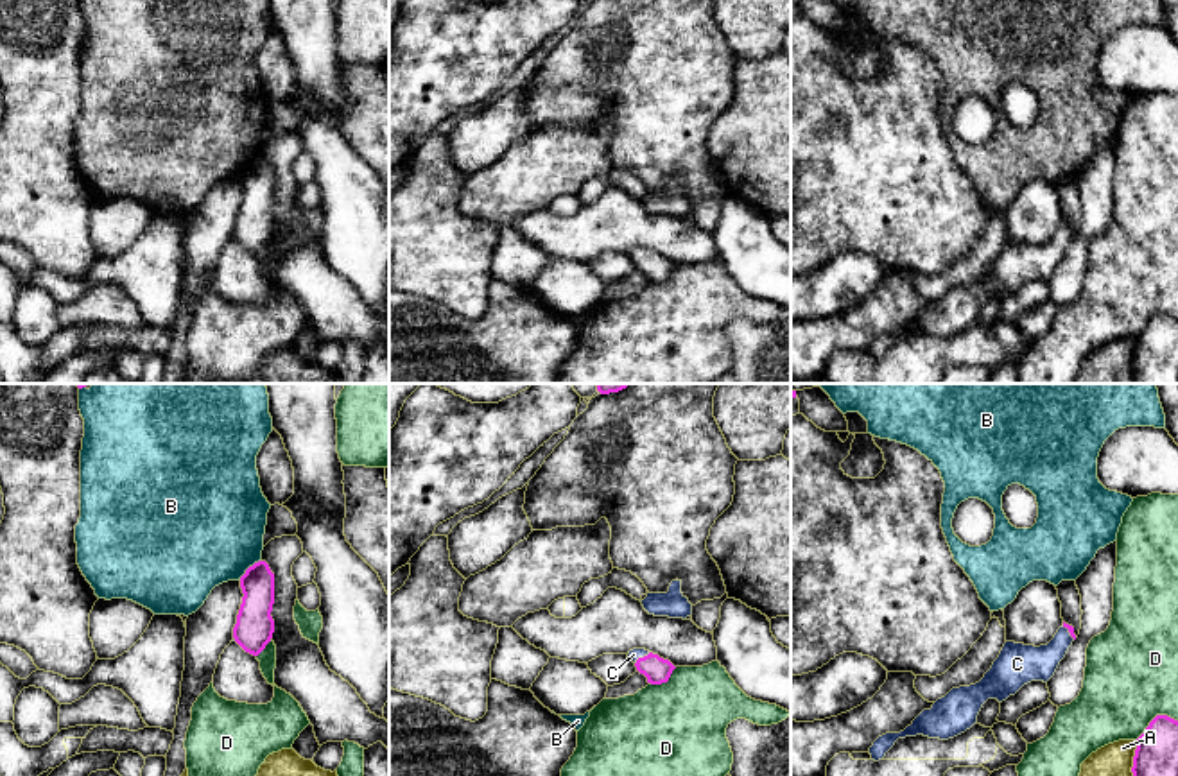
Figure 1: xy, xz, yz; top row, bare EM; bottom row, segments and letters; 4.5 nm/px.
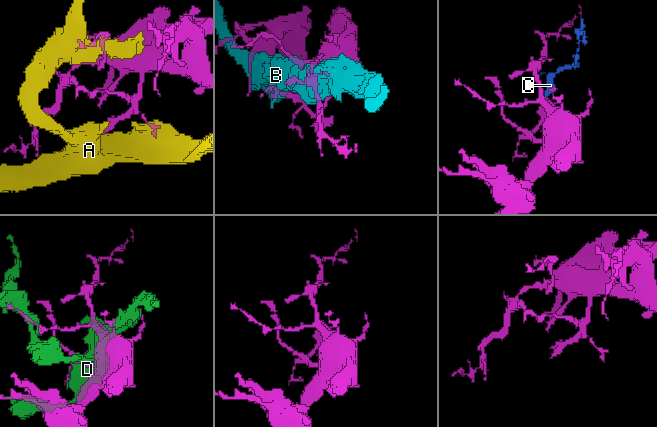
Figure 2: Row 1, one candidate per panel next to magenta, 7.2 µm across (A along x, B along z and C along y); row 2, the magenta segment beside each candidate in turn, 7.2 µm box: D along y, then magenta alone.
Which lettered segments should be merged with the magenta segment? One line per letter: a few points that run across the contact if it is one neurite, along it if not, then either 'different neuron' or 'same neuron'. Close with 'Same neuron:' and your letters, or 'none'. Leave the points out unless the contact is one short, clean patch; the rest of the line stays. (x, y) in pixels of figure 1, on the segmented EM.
A: different neuron
B: different neuron
C: line xz (657, 669), (640, 658), (633, 655); same neuron
D: different neuron
Same neuron: C

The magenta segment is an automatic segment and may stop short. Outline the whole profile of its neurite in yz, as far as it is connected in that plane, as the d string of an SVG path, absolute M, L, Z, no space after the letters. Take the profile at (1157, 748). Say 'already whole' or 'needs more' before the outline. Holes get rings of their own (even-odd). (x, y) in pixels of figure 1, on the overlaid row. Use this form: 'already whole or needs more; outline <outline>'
already whole; outline M1156 715L1135 744L1133 776L1178 776L1178 720Z

